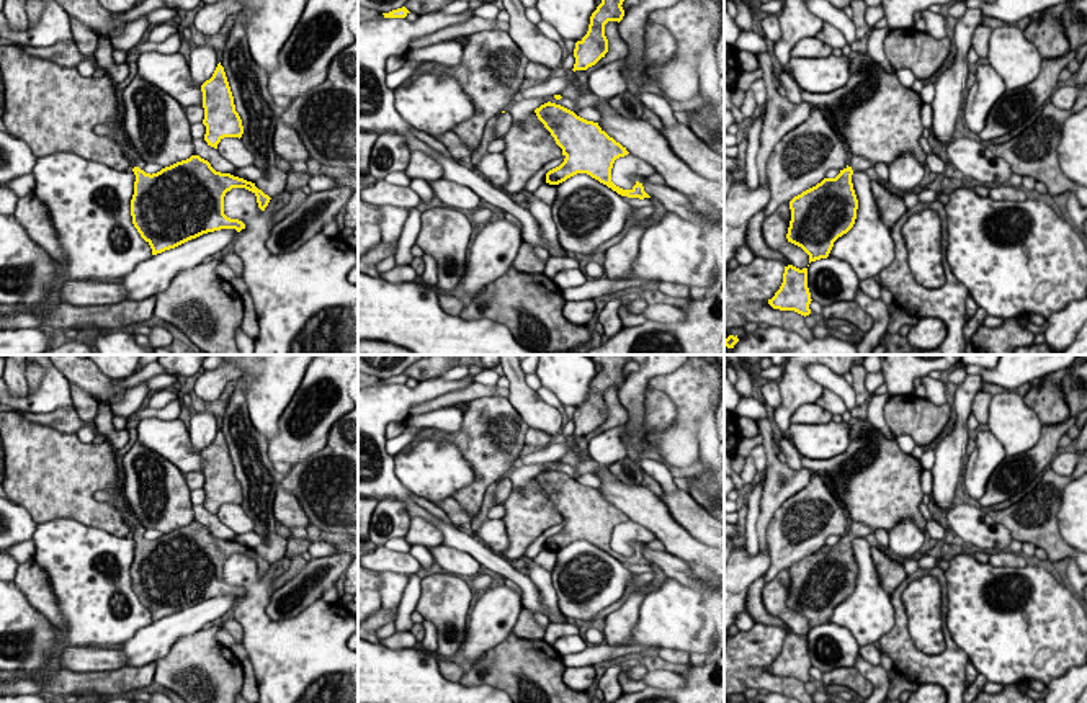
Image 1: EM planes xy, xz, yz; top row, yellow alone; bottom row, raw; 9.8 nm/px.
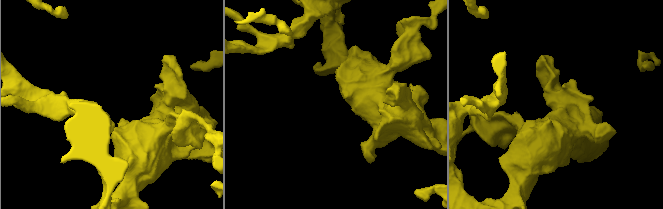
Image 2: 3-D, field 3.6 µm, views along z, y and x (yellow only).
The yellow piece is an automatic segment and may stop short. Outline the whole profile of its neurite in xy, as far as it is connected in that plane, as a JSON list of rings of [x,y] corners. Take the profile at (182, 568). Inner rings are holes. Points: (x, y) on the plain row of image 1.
[[[191,522],[152,541],[144,538],[145,531],[142,525],[132,525],[136,548],[131,582],[137,598],[150,611],[152,621],[208,598],[245,595],[242,587],[224,580],[224,562],[232,554],[252,557],[262,577],[271,566],[255,549],[216,538],[199,522]]]

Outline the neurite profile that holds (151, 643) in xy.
[[[235,595],[208,598],[141,628],[121,644],[119,651],[126,656],[126,665],[142,667],[165,657],[180,638],[195,634],[208,623],[222,618],[235,602]]]

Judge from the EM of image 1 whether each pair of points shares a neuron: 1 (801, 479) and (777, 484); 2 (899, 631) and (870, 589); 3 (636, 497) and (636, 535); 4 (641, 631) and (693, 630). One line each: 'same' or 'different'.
1: same
2: different
3: different
4: same

